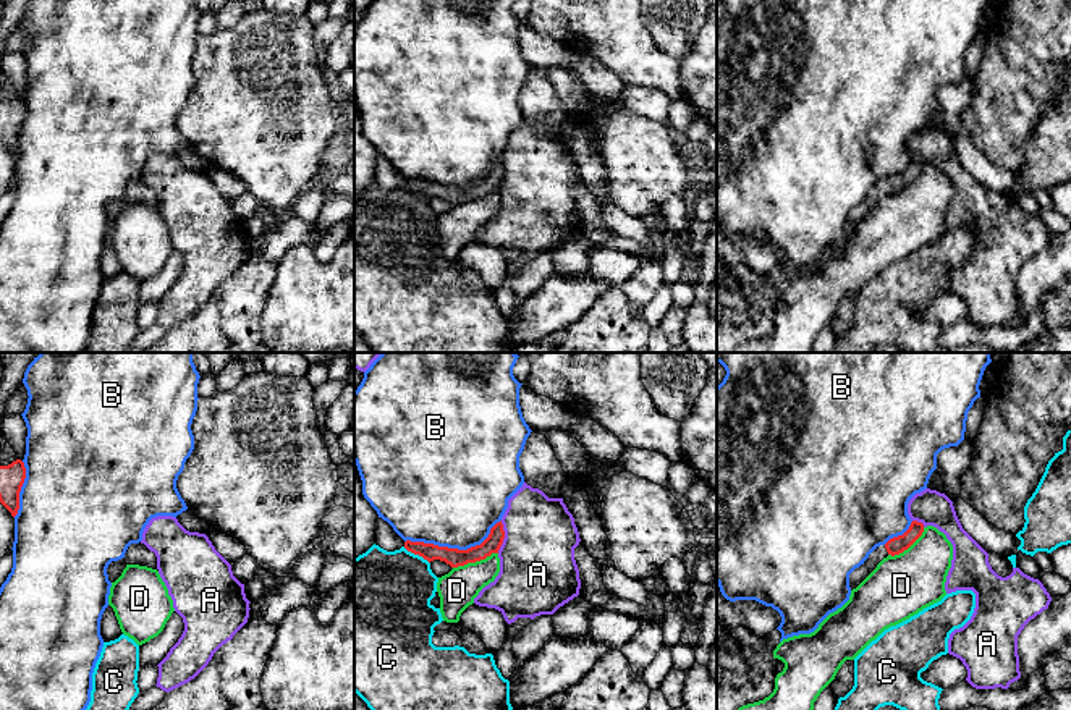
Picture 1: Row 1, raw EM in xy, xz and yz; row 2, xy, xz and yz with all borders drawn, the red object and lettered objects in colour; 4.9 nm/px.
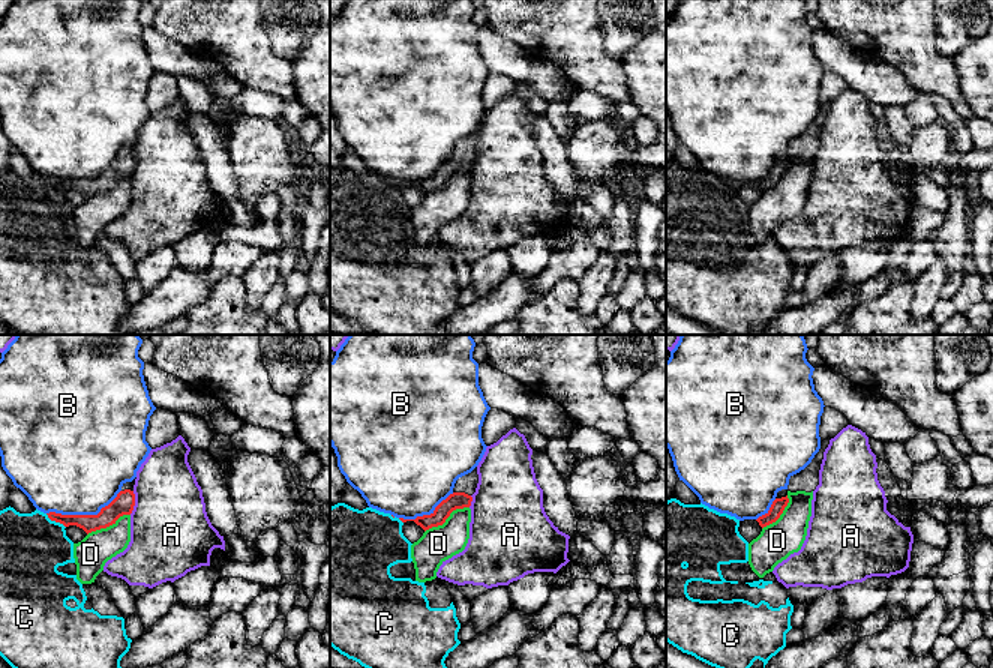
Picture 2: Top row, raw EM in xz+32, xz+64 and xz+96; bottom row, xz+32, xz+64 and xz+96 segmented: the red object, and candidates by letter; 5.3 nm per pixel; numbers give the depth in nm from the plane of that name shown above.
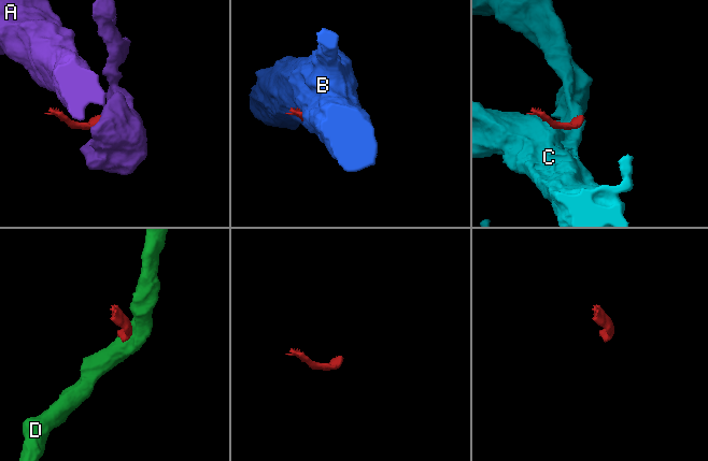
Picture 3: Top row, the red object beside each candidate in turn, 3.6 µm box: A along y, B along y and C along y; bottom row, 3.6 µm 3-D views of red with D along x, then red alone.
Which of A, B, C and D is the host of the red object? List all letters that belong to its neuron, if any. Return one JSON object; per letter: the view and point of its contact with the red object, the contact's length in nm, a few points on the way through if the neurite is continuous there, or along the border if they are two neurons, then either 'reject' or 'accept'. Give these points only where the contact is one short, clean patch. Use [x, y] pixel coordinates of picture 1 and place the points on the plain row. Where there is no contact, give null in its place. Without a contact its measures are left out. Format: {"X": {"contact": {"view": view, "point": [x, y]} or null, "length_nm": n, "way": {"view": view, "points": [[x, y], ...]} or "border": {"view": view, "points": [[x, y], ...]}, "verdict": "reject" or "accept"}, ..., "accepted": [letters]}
{"A": {"contact": {"view": "xz", "point": [503, 175]}, "length_nm": 160, "border": {"view": "xz", "points": [[502, 159], [503, 180], [497, 190]]}, "verdict": "reject"}, "B": {"contact": {"view": "xz", "point": [453, 186]}, "length_nm": 500, "verdict": "reject"}, "C": {"contact": {"view": "xz", "point": [416, 191]}, "length_nm": 160, "border": {"view": "xz", "points": [[403, 185], [421, 193], [429, 201]]}, "verdict": "reject"}, "D": {"contact": {"view": "xz", "point": [474, 199]}, "length_nm": 240, "border": {"view": "xz", "points": [[497, 190], [453, 206]]}, "verdict": "reject"}, "accepted": []}

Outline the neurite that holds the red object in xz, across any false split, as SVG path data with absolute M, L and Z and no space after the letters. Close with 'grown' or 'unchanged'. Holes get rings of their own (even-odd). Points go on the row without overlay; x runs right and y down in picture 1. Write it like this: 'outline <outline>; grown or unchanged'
outline M500 158L490 167L489 175L480 183L471 184L468 188L438 184L434 181L411 180L411 178L404 180L404 186L414 192L422 194L429 201L434 197L440 197L450 202L451 205L458 205L468 201L485 197L492 191L498 191L503 176L505 176L505 168Z; unchanged

